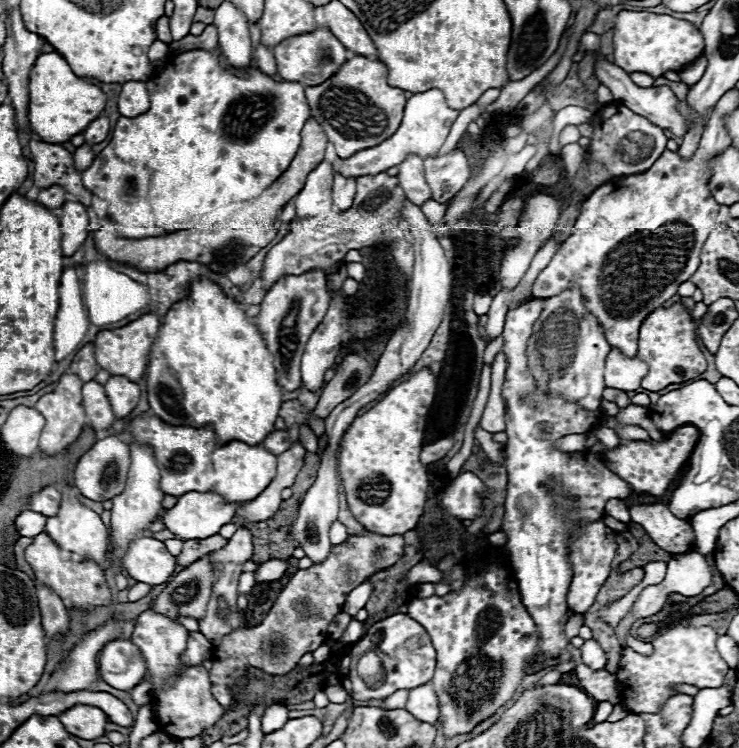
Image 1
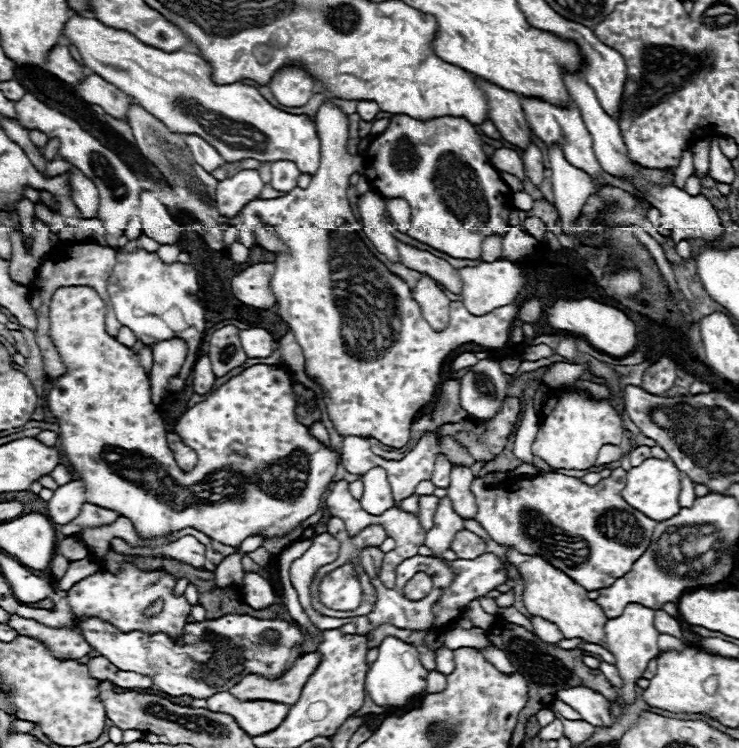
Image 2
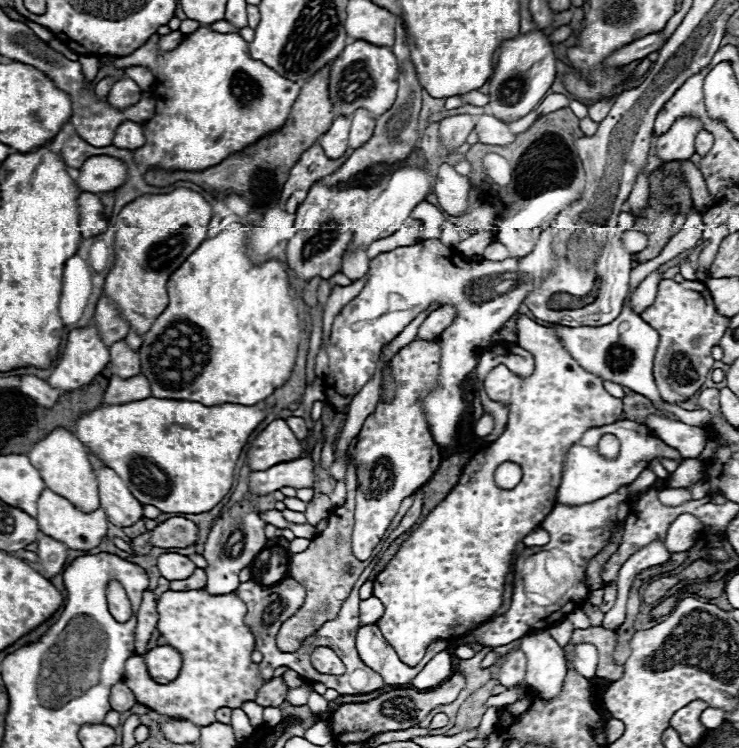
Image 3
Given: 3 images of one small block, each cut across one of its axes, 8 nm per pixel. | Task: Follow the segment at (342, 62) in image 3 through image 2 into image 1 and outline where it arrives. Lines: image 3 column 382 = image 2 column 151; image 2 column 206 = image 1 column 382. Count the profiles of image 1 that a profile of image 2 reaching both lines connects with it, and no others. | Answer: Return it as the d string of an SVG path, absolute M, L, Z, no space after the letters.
M354 56L346 60L336 76L320 86L306 88L312 118L318 120L340 158L348 158L362 148L374 148L374 144L380 144L398 130L398 124L402 122L402 108L408 98L404 90L386 84L386 74L384 62Z

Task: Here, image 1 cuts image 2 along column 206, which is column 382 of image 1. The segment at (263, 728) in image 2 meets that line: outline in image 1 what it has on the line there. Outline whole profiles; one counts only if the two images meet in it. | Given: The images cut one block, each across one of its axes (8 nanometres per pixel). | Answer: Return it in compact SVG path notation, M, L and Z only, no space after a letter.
M398 690L398 692L390 694L390 696L382 698L382 700L366 700L364 704L374 706L376 702L382 702L382 706L380 706L380 708L386 708L386 710L396 710L397 708L404 708L406 698L408 698L408 690Z

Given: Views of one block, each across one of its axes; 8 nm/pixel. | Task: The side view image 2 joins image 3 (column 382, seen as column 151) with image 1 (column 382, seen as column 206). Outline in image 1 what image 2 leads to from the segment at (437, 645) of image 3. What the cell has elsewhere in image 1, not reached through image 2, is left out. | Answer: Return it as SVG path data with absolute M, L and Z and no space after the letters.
M394 614L376 622L366 636L348 650L342 658L342 670L342 686L354 700L386 698L396 690L410 690L430 682L436 670L436 650L432 648L428 632L416 620L406 614Z

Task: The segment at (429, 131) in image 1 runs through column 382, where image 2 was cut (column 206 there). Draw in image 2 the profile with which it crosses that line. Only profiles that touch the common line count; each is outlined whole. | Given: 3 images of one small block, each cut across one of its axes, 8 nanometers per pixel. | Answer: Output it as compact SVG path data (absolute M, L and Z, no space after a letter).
M188 134L188 136L184 136L184 140L186 140L186 144L188 144L188 148L190 148L192 156L194 156L194 160L206 172L212 172L212 170L216 170L218 166L224 164L224 158L218 154L218 150L214 146L210 146L204 138L200 138L196 134Z

